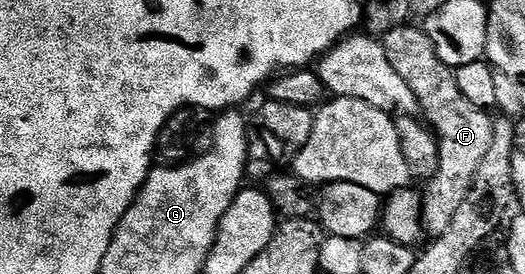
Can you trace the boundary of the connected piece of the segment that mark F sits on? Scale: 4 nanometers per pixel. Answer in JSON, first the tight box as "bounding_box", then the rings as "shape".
{"bounding_box":[382,23,494,237],"shape":[[[410,23],[398,25],[383,34],[382,46],[388,63],[416,95],[419,110],[439,141],[437,171],[427,180],[420,199],[423,230],[435,237],[451,226],[453,215],[467,194],[481,160],[488,153],[492,145],[494,120],[487,110],[476,108],[464,98],[456,86],[453,70],[436,55],[425,30],[421,26],[412,26]]]}

